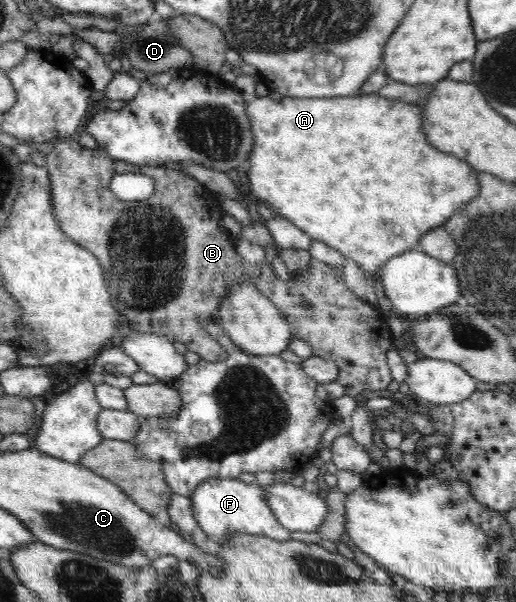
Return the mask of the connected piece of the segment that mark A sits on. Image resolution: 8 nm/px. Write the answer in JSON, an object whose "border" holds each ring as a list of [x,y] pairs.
{"border":[[[353,94],[335,97],[297,98],[297,97],[255,97],[247,101],[247,117],[251,119],[251,129],[254,132],[255,144],[247,158],[249,169],[247,176],[250,184],[249,201],[255,206],[257,202],[264,202],[271,210],[278,215],[287,218],[295,226],[307,232],[312,239],[319,240],[343,253],[365,271],[375,274],[381,265],[394,256],[403,252],[415,249],[415,244],[421,240],[421,236],[430,230],[441,227],[445,220],[449,220],[463,204],[477,199],[479,196],[478,171],[467,161],[461,160],[452,154],[443,154],[437,148],[429,146],[425,138],[425,131],[421,130],[423,124],[423,112],[416,104],[397,101],[371,94]]]}

